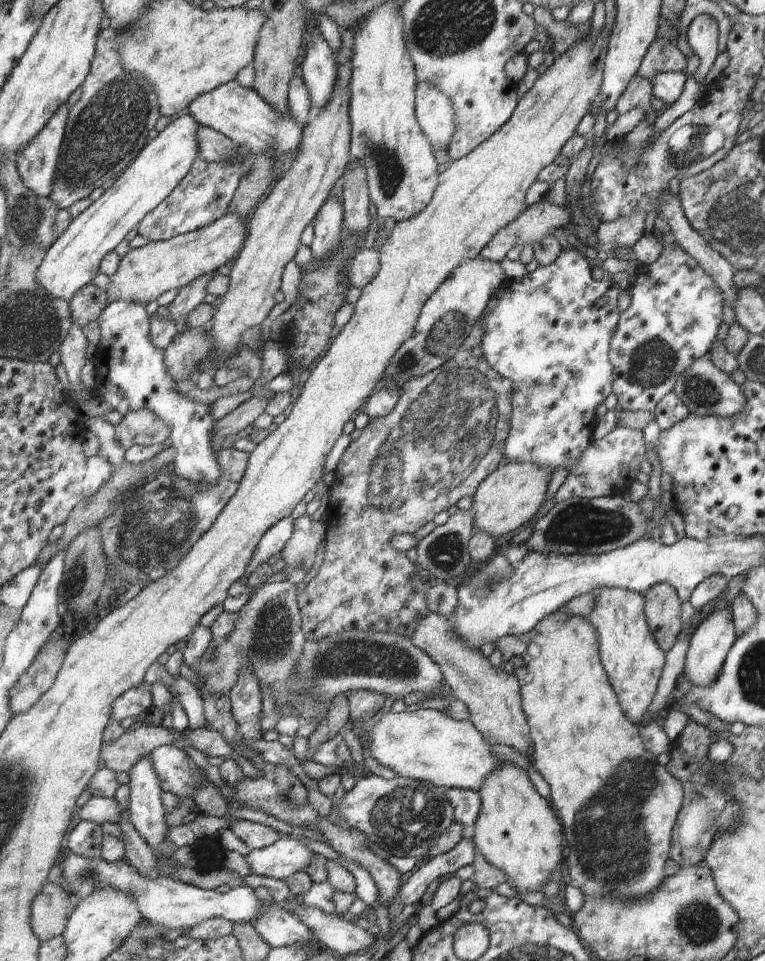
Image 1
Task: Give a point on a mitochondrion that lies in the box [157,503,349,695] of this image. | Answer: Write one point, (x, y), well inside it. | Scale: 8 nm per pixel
(273, 636)

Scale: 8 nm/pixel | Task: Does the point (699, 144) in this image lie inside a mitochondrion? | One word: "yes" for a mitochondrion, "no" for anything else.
yes

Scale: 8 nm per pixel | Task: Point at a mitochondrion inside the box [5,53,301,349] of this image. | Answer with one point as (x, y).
(105, 132)

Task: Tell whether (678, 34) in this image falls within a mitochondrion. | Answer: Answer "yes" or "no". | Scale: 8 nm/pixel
no

